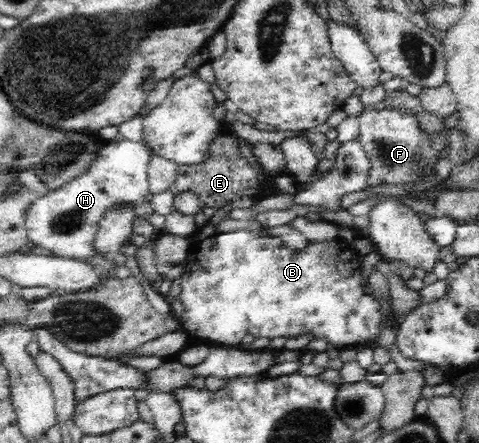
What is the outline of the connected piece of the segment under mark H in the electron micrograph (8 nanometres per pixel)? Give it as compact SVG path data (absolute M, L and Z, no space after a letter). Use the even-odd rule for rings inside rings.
M119 137L114 141L103 142L97 158L95 158L95 161L85 174L65 184L62 188L49 191L46 196L34 198L33 205L27 208L26 218L23 219L29 242L31 242L32 246L37 244L41 248L45 248L45 250L51 250L57 257L67 259L82 259L90 256L103 257L93 248L99 222L104 218L109 208L116 205L133 205L133 207L137 207L146 201L146 197L150 196L148 169L152 154L145 145L135 140Z

